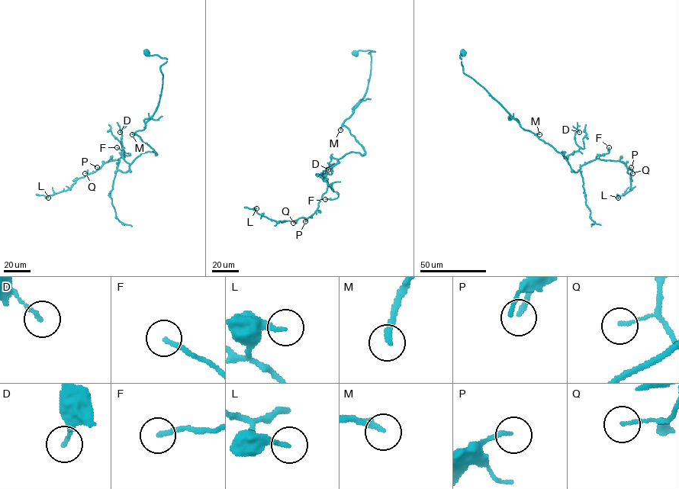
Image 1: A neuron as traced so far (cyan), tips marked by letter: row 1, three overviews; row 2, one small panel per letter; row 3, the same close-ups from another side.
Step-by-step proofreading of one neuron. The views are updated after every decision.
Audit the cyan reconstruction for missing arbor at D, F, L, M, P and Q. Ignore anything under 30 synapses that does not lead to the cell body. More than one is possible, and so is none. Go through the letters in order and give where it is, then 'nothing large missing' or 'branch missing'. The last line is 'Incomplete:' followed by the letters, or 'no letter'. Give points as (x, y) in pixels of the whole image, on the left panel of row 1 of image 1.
D: place (120, 132); nothing large missing
F: place (117, 147); nothing large missing
L: place (48, 197); nothing large missing
M: place (132, 134); nothing large missing
P: place (97, 167); nothing large missing
Q: place (85, 173); nothing large missing
Incomplete: no letter

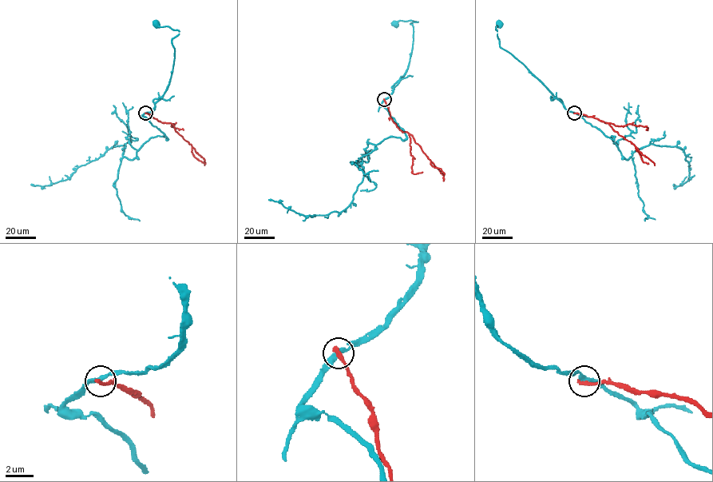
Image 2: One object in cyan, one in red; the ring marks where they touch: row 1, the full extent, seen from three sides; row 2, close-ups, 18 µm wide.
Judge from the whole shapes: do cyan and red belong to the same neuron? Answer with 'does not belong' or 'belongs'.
does not belong

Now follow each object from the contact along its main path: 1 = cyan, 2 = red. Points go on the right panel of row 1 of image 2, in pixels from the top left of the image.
1: (574, 113), (566, 109), (520, 61), (500, 46), (496, 29), (499, 25)
2: (574, 113), (608, 124), (655, 165)

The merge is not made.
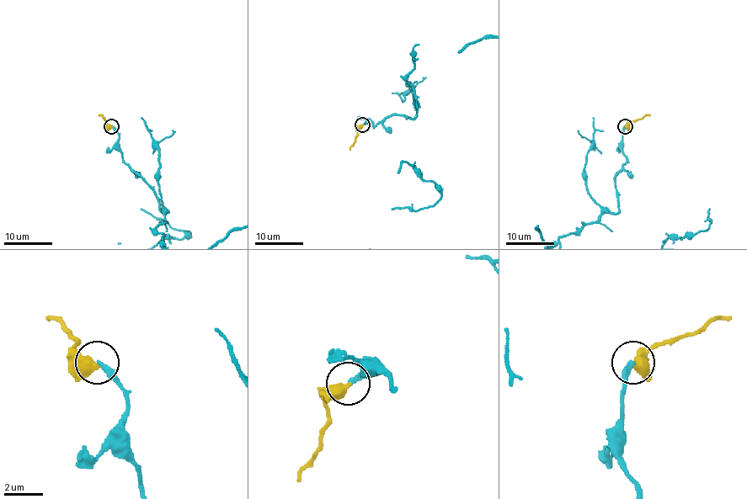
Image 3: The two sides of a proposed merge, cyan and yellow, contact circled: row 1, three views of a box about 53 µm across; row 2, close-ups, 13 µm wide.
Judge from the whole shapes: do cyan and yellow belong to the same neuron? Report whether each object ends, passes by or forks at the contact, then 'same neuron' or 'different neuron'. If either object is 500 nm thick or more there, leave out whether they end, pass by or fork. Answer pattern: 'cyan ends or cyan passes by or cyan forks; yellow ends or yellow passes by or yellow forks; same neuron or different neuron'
cyan ends; yellow ends; different neuron

